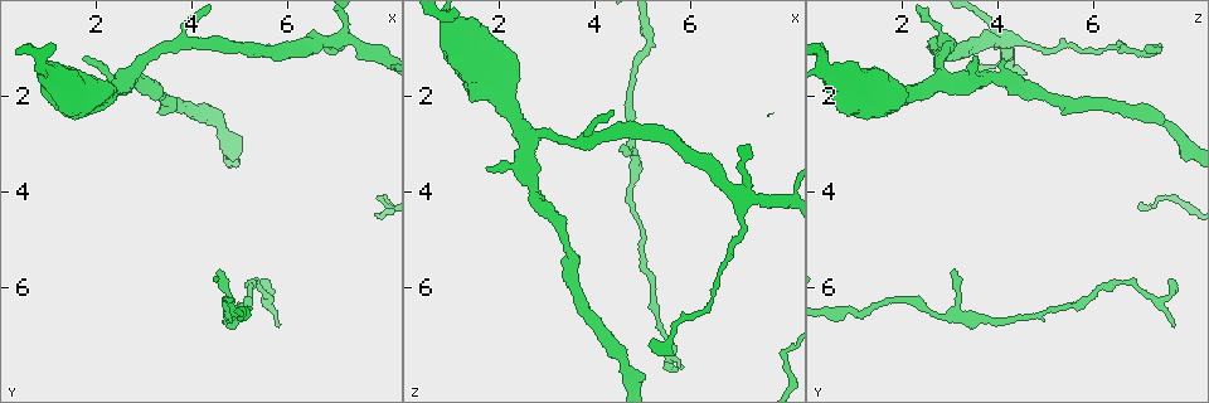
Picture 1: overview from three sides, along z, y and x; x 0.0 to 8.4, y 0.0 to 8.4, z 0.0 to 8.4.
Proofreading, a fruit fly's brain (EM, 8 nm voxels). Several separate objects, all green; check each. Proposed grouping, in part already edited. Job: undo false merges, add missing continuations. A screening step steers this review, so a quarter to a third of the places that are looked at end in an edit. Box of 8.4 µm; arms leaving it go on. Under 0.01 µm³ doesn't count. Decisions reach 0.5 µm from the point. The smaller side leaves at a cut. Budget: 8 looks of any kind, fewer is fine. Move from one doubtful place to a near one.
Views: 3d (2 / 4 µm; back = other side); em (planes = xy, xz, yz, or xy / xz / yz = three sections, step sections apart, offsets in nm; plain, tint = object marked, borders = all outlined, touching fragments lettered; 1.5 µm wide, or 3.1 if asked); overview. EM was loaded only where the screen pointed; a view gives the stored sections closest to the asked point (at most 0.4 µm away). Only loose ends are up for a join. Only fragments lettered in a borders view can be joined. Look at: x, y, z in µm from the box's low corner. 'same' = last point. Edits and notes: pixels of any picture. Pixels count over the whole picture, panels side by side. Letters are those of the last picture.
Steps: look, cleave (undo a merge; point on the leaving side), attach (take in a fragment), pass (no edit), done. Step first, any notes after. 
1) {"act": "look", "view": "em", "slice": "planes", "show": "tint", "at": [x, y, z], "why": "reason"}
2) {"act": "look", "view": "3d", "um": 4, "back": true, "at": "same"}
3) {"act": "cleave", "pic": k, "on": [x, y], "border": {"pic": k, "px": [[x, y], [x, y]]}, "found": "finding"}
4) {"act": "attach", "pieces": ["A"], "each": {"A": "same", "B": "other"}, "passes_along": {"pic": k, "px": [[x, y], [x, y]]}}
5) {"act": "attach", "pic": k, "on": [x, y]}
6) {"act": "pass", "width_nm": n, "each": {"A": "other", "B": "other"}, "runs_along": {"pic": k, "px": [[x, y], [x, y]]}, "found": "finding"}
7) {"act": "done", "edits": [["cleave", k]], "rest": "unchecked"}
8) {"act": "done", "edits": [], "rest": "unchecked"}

{"act": "look", "view": "em", "slice": "planes", "show": "borders", "at": [3.85, 0.85, 2.95], "why": "a fork"}

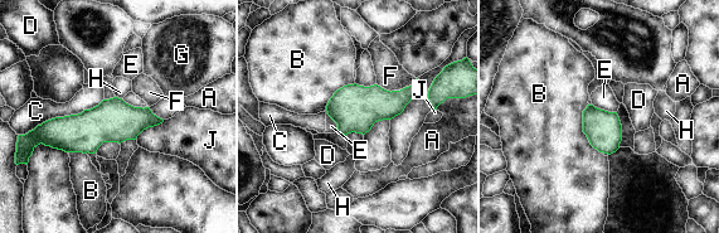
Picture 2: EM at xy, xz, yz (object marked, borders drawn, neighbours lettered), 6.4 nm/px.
{"act": "pass", "longest_contact_nm": ["C", 380], "each": {"A": "other", "B": "other", "C": "other", "D": "other", "E": "other", "F": "other", "G": "other", "H": "other", "J": "other"}, "runs_along": {"pic": 2, "px": [[156, 120], [42, 129]]}, "found": "continuous, no second cell"}

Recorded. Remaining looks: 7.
{"act": "look", "view": "em", "slice": "yz", "step": 4, "show": "borders", "at": [5.20, 1.15, 7.15], "why": "thin end"}

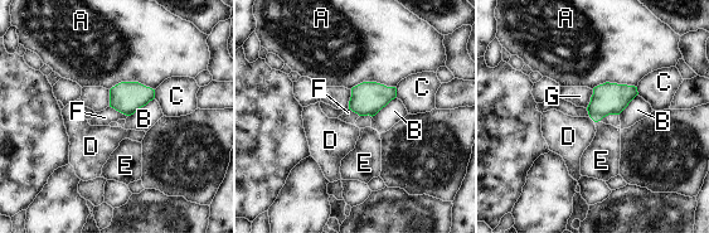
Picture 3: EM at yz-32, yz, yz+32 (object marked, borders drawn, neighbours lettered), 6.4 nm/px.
{"act": "look", "view": "em", "slice": "planes", "show": "borders", "at": "same", "why": "another direction"}

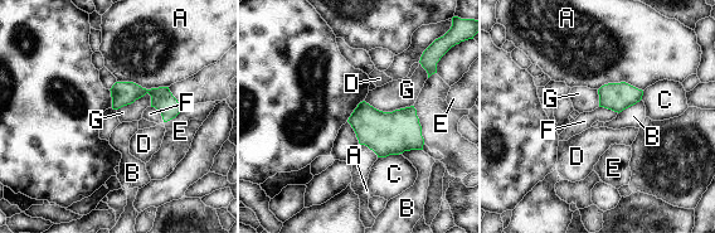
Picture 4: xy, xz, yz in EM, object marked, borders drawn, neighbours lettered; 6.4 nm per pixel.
{"act": "pass", "width_nm": 150, "each": {"A": "other", "B": "other", "C": "other", "D": "other", "E": "other", "F": "other", "G": "other"}, "border": {"pic": 4, "px": [[364, 101], [383, 111], [412, 106]]}, "found": "none of them fits"}

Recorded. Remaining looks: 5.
{"act": "look", "view": "em", "slice": "planes", "show": "borders", "at": [5.50, 5.80, 7.55], "why": "tapers out"}

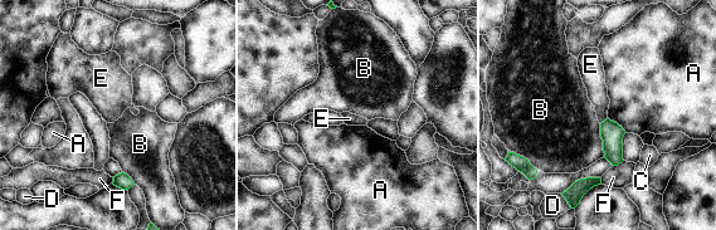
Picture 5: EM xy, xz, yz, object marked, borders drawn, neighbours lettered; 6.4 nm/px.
{"act": "pass", "each": {"A": "other", "B": "other", "C": "other", "D": "other", "E": "other", "F": "other"}, "border": {"pic": 5, "px": [[607, 117], [600, 123]]}, "found": "none of them fits"}

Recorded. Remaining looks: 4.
{"act": "done", "edits": [], "rest": "unchecked"}

